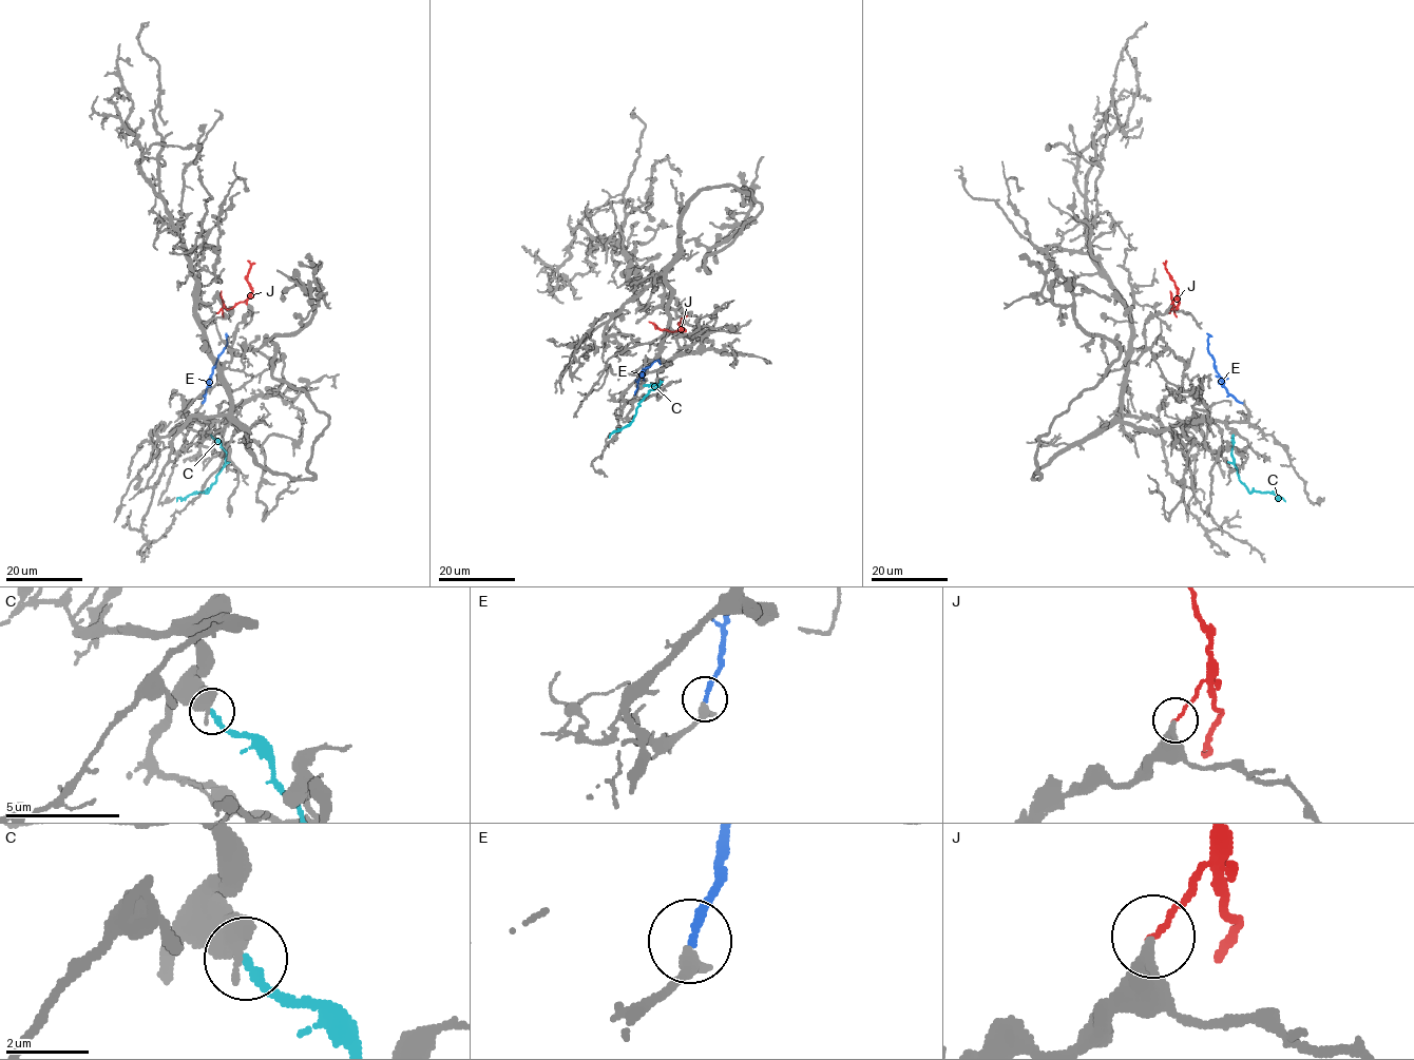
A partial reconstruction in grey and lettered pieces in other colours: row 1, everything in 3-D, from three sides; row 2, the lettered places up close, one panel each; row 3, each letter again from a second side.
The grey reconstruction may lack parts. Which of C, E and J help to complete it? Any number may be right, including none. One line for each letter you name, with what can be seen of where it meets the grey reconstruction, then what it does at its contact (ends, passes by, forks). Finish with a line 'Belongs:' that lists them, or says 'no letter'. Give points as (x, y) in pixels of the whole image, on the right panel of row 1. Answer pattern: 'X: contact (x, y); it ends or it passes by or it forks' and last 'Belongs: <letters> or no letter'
E: contact (1242, 403); it ends
Belongs: E

